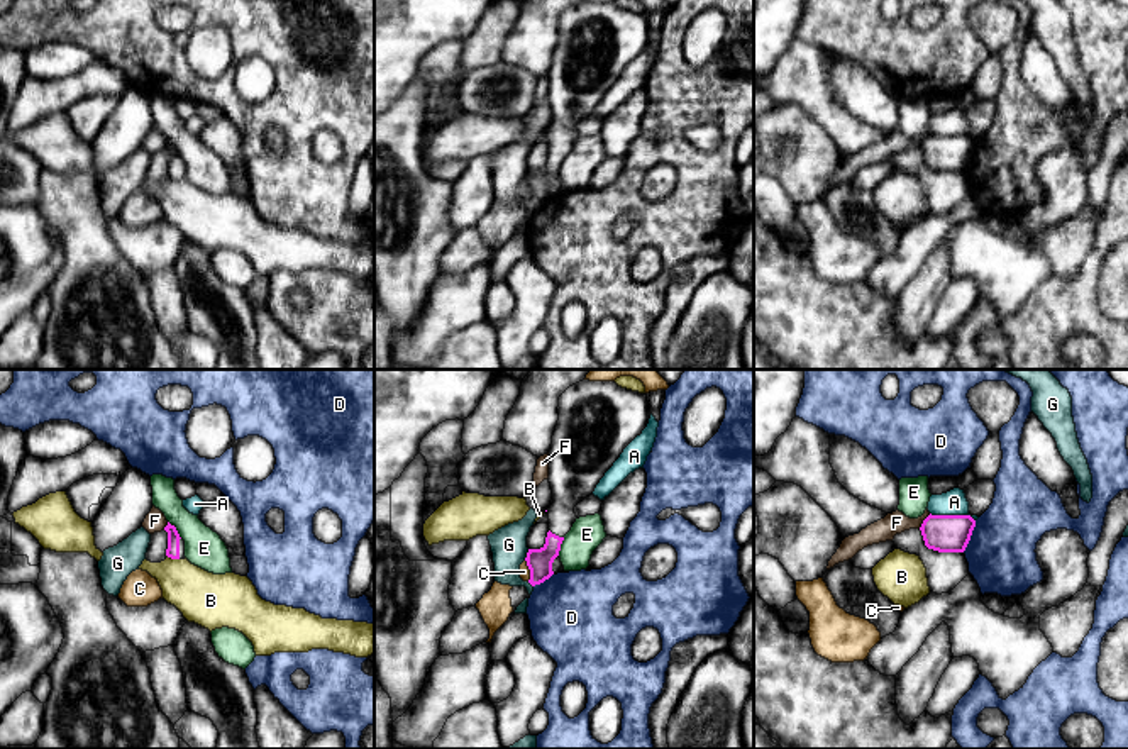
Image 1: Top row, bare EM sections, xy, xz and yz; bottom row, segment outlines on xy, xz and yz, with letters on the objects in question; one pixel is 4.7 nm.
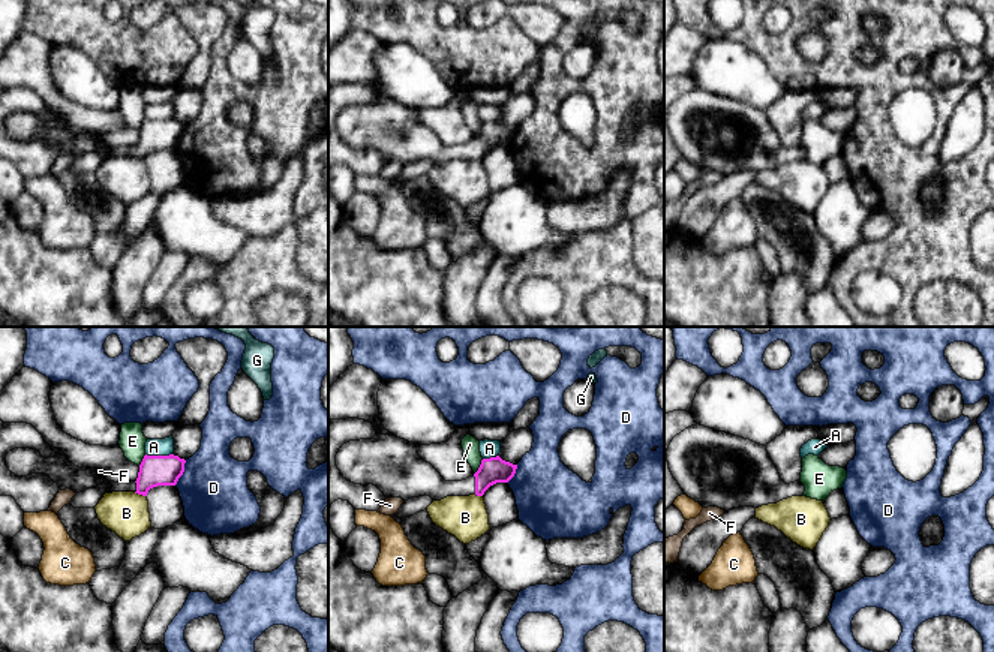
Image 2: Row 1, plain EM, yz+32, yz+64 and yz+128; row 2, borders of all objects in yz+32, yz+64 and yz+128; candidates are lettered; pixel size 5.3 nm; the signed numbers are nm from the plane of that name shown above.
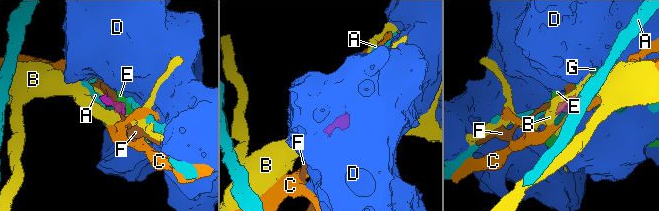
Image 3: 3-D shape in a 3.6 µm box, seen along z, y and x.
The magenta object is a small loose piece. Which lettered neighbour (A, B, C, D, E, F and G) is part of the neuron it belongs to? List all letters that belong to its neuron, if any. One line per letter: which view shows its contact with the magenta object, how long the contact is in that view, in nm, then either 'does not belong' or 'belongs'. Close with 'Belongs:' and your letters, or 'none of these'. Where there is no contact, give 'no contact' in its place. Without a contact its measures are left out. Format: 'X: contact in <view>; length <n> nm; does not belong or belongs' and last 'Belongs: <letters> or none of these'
A: contact in yz; length 220 nm; does not belong
B: contact in xy; length 70 nm; does not belong
C: contact in xz; length 110 nm; does not belong
D: contact in yz; length 170 nm; does not belong
E: contact in xy; length 110 nm; does not belong
F: contact in yz; length 90 nm; does not belong
G: contact in xz; length 60 nm; does not belong
Belongs: none of these

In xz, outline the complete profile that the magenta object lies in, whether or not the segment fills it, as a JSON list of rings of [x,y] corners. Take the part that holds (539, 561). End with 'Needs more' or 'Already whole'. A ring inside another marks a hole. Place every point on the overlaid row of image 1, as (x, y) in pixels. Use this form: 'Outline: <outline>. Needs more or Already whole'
Outline: [[[583,380],[559,397],[559,420],[549,449],[552,500],[549,532],[540,549],[528,549],[532,586],[549,580],[564,535],[576,522],[574,507],[589,497],[623,449],[650,419],[645,393],[615,381]]]. Needs more

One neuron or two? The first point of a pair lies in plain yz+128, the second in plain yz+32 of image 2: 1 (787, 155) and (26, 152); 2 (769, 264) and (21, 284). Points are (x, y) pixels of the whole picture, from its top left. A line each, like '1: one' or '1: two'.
1: two
2: two

